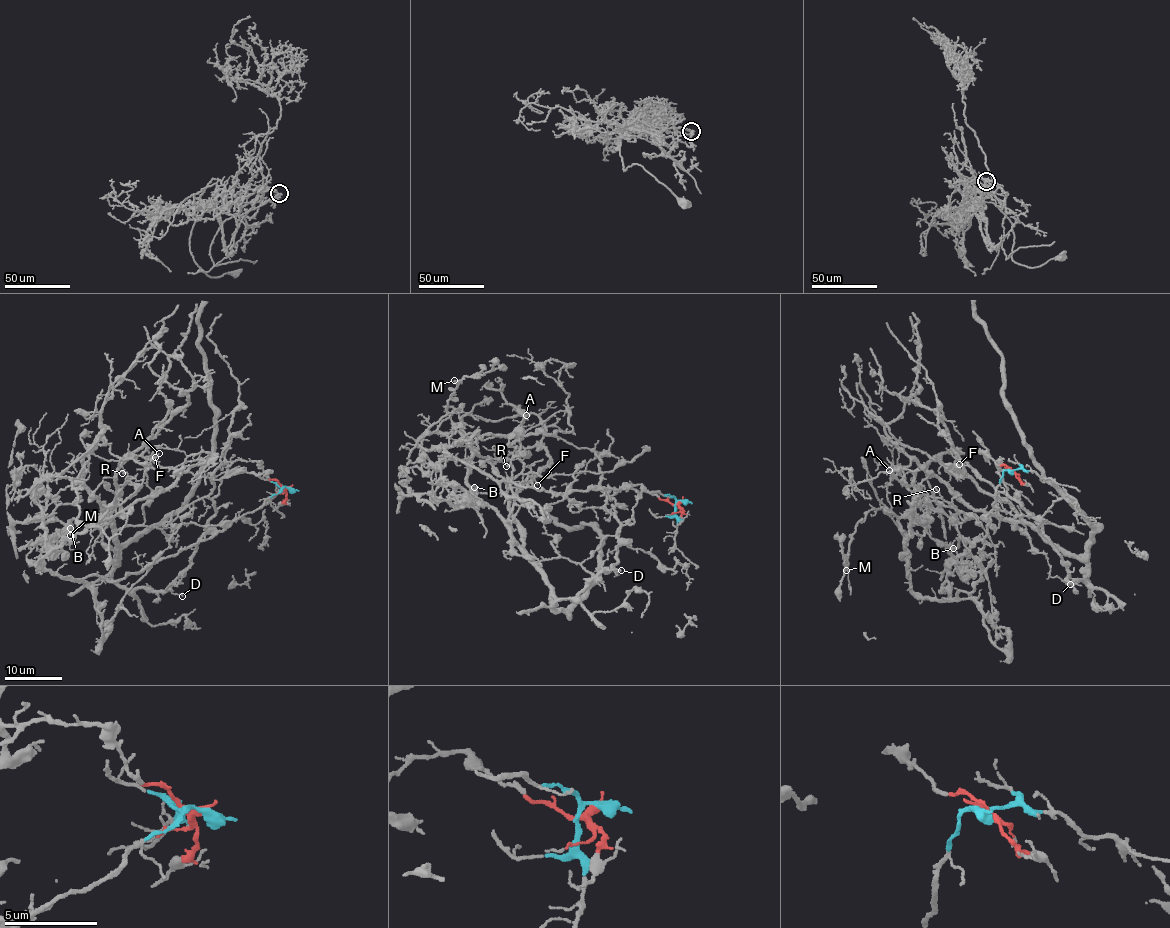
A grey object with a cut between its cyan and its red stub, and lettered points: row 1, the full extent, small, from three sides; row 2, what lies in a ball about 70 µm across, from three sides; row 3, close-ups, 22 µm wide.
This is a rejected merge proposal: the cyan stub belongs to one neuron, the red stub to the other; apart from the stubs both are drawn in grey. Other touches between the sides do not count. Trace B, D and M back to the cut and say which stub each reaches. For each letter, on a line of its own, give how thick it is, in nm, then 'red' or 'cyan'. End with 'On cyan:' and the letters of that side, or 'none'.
B: 130 nm thick; cyan
D: 110 nm thick; red
M: 170 nm thick; cyan
On cyan: B, M

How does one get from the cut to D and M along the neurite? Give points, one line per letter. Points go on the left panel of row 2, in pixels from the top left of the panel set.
D: (285, 487), (270, 479), (258, 462), (228, 461), (213, 500), (215, 511), (191, 563), (171, 587), (182, 596)
M: (285, 487), (206, 539), (105, 580), (40, 563), (35, 490), (50, 475), (76, 491), (70, 535)

